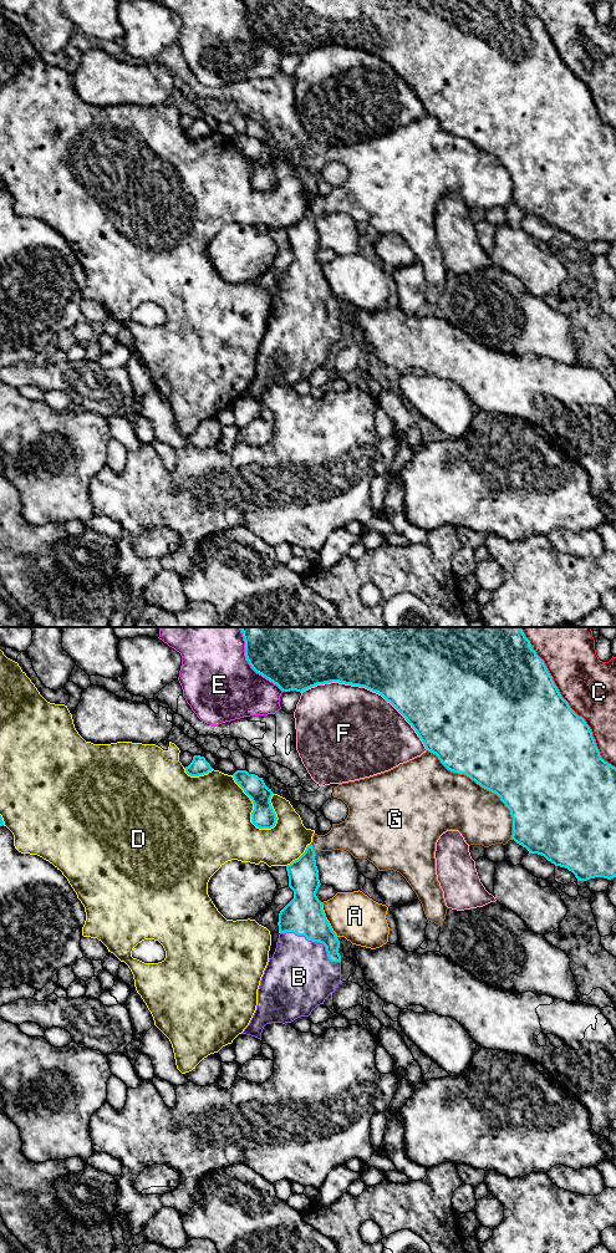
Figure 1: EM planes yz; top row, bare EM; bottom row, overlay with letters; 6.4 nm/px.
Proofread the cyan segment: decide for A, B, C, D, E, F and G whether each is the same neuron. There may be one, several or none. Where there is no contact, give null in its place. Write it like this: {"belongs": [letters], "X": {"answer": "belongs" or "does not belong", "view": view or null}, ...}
{"belongs": ["B"], "A": {"answer": "does not belong", "view": "yz"}, "B": {"answer": "belongs", "view": "yz"}, "C": {"answer": "does not belong", "view": "yz"}, "D": {"answer": "does not belong", "view": "yz"}, "E": {"answer": "does not belong", "view": "yz"}, "F": {"answer": "does not belong", "view": "yz"}, "G": {"answer": "does not belong", "view": "yz"}}

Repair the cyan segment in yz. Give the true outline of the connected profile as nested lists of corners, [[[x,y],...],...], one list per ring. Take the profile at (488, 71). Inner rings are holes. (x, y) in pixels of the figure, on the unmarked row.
[[[244,0],[244,4],[245,20],[251,31],[282,55],[302,56],[317,47],[338,45],[381,57],[406,81],[426,112],[436,117],[448,133],[469,139],[500,161],[513,180],[511,203],[529,217],[541,218],[555,229],[567,231],[577,244],[616,240],[616,131],[601,121],[590,90],[561,60],[544,24],[526,0]]]

